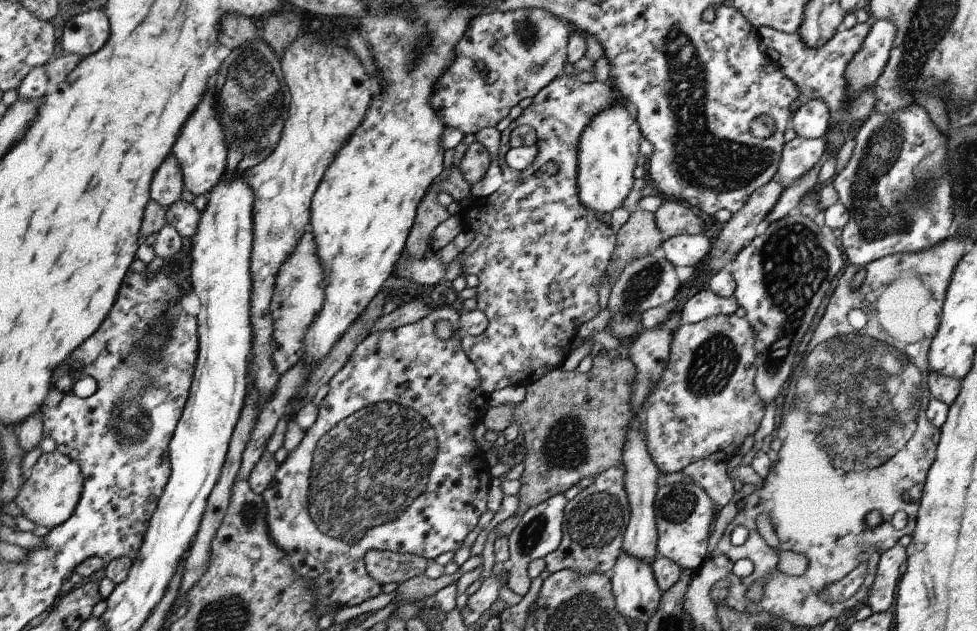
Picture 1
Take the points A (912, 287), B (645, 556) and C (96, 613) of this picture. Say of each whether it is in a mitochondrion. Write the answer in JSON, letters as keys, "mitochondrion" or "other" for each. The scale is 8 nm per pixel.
{"A":"other","B":"other","C":"other"}

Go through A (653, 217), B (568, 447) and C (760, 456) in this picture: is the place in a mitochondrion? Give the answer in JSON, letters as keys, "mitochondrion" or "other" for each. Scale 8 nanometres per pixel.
{"A":"other","B":"mitochondrion","C":"other"}

